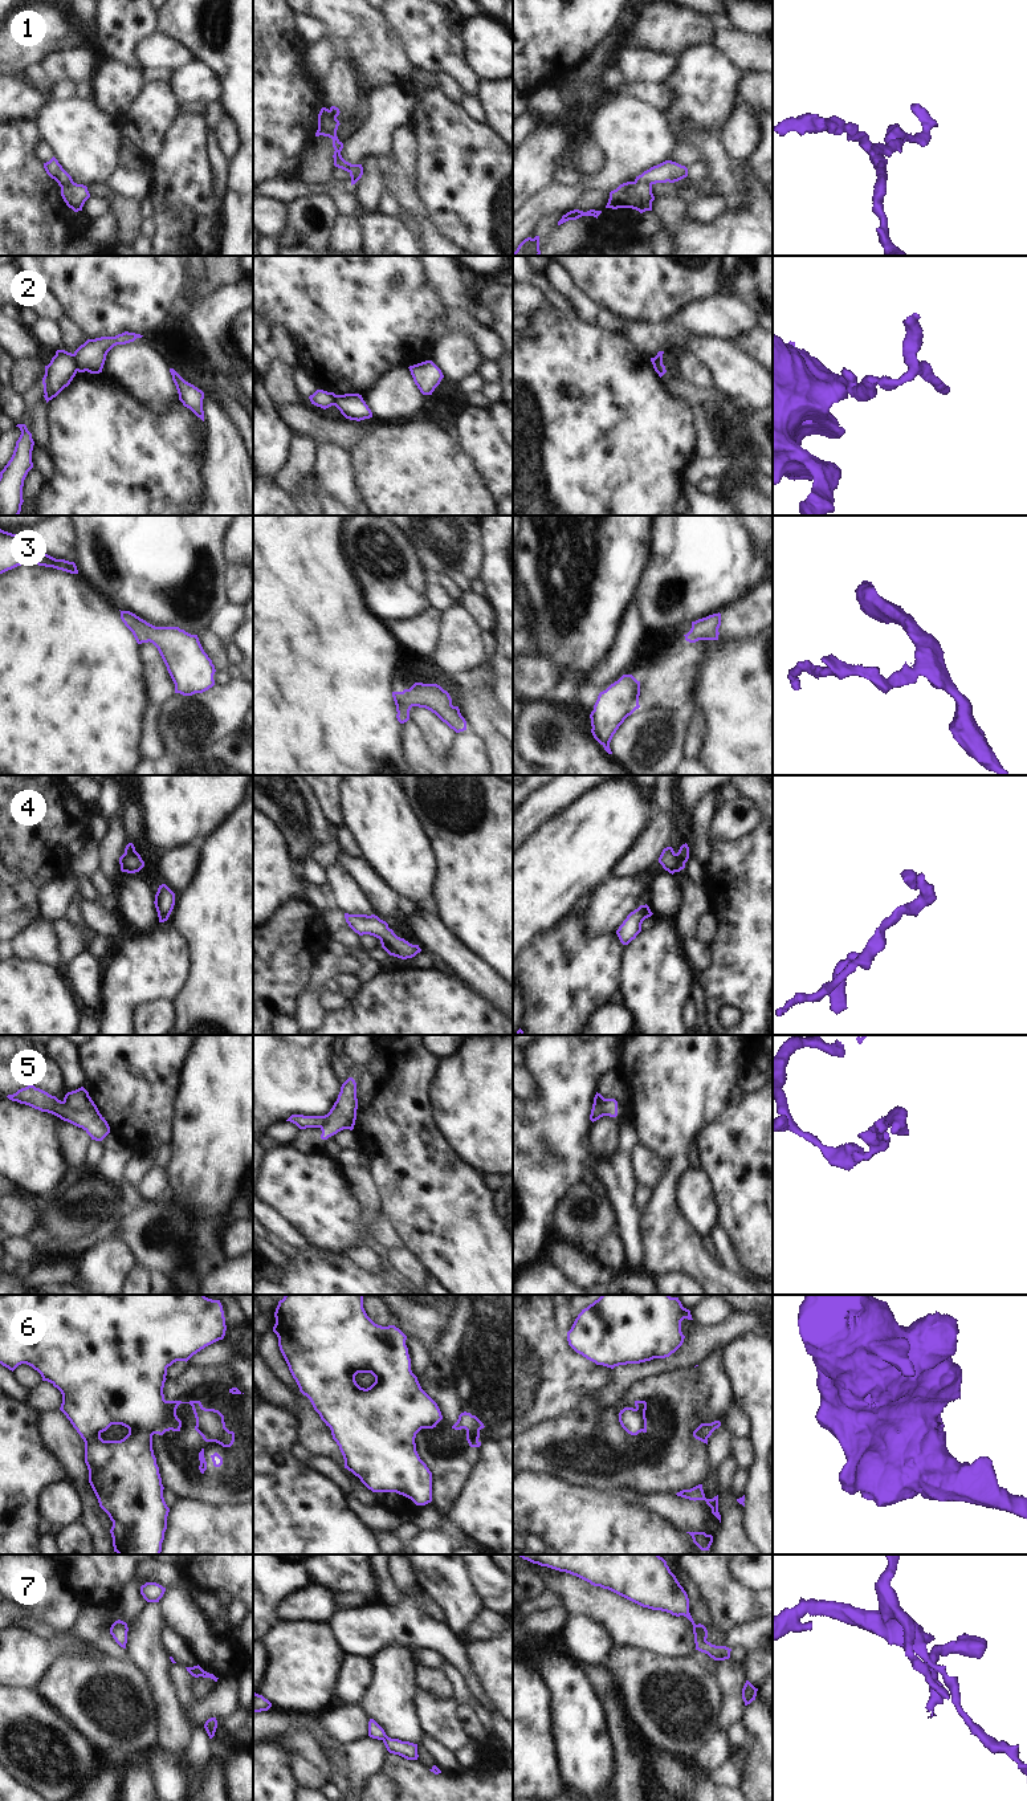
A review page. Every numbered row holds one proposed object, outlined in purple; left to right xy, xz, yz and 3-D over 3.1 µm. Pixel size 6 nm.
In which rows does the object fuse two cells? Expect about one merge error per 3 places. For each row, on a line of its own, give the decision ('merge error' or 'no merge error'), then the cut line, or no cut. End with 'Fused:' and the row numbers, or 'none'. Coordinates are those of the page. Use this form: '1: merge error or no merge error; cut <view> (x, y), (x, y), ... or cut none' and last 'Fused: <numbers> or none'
1: merge error; cut xz (329, 110), (327, 125), (334, 129)
2: merge error; cut xy (73, 354), (77, 370)
3: no merge error; cut none
4: no merge error; cut none
5: no merge error; cut none
6: merge error; cut yz (635, 1409), (643, 1417), (642, 1430)
7: merge error; cut yz (695, 1625), (695, 1629), (705, 1639)
Fused: 1, 2, 6, 7

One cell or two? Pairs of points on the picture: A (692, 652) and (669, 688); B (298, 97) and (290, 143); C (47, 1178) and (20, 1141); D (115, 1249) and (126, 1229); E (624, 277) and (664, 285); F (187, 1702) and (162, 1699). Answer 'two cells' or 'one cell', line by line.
A: one cell
B: one cell
C: one cell
D: two cells
E: one cell
F: two cells

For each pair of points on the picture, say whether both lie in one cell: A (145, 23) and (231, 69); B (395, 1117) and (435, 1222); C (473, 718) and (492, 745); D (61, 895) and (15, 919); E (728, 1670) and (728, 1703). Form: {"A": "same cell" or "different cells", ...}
{"A": "different cells", "B": "same cell", "C": "same cell", "D": "different cells", "E": "same cell"}

